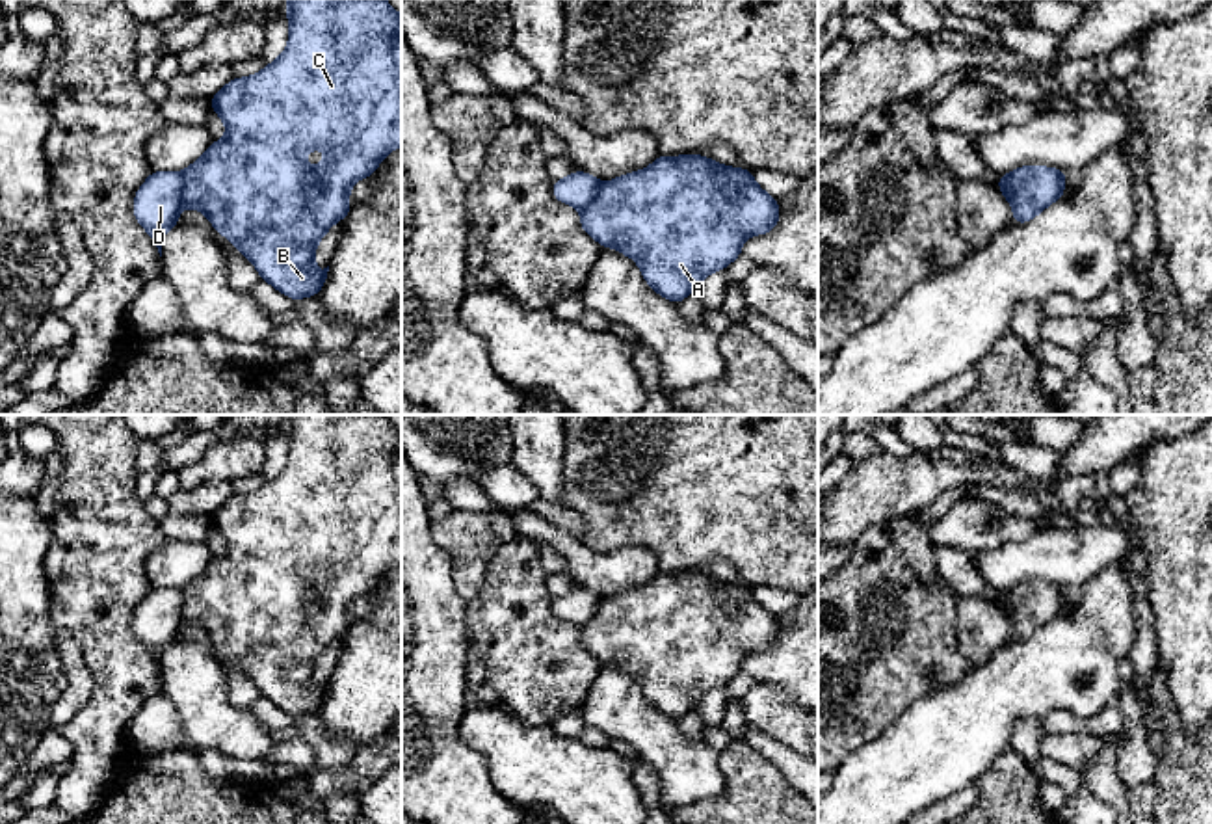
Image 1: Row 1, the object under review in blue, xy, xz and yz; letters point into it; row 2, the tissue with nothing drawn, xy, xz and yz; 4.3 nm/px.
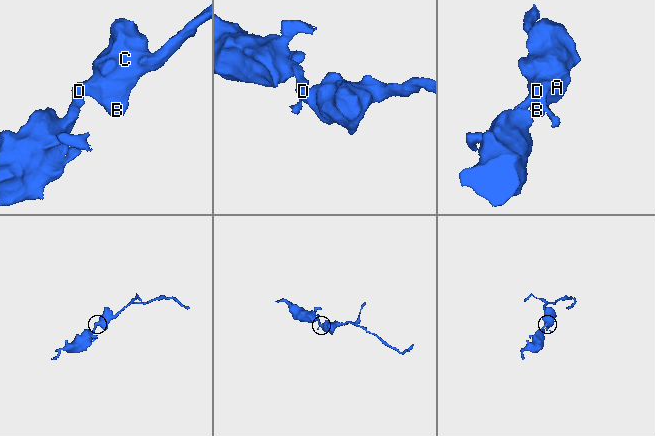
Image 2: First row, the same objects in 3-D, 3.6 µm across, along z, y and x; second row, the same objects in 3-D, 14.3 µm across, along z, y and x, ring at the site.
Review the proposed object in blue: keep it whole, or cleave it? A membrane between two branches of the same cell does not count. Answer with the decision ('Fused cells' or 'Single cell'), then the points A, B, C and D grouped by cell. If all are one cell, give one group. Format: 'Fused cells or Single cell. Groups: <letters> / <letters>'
Fused cells. Groups: A B C / D

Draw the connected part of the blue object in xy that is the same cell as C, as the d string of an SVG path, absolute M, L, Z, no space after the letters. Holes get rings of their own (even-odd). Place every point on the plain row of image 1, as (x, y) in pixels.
M286 415L286 433L290 439L290 454L286 467L260 489L244 495L232 495L212 515L212 526L221 534L227 551L219 558L212 558L208 567L184 588L180 625L201 627L214 645L221 649L244 673L247 673L260 694L290 716L318 712L325 701L329 683L318 686L314 670L323 651L338 638L349 632L349 606L351 603L375 590L379 578L396 564L402 564L402 432L390 424L385 415ZM322 565L327 575L310 584L303 573Z

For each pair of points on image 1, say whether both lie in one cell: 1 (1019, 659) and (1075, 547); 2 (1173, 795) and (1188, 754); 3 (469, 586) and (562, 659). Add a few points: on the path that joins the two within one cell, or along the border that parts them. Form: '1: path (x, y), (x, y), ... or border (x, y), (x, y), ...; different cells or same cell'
1: border (1108, 564), (1075, 592); different cells
2: path (1183, 785), (1188, 780), (1188, 763); same cell
3: border (495, 551), (482, 590), (469, 601); different cells

